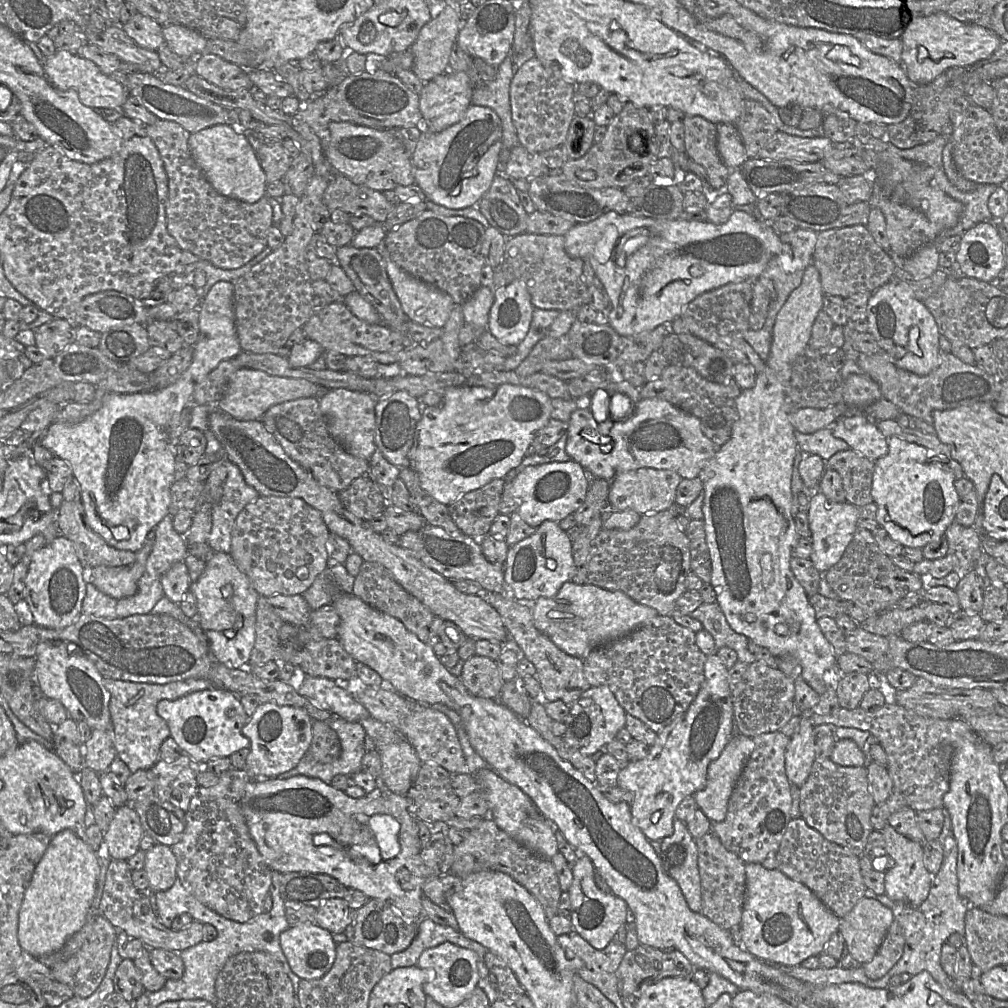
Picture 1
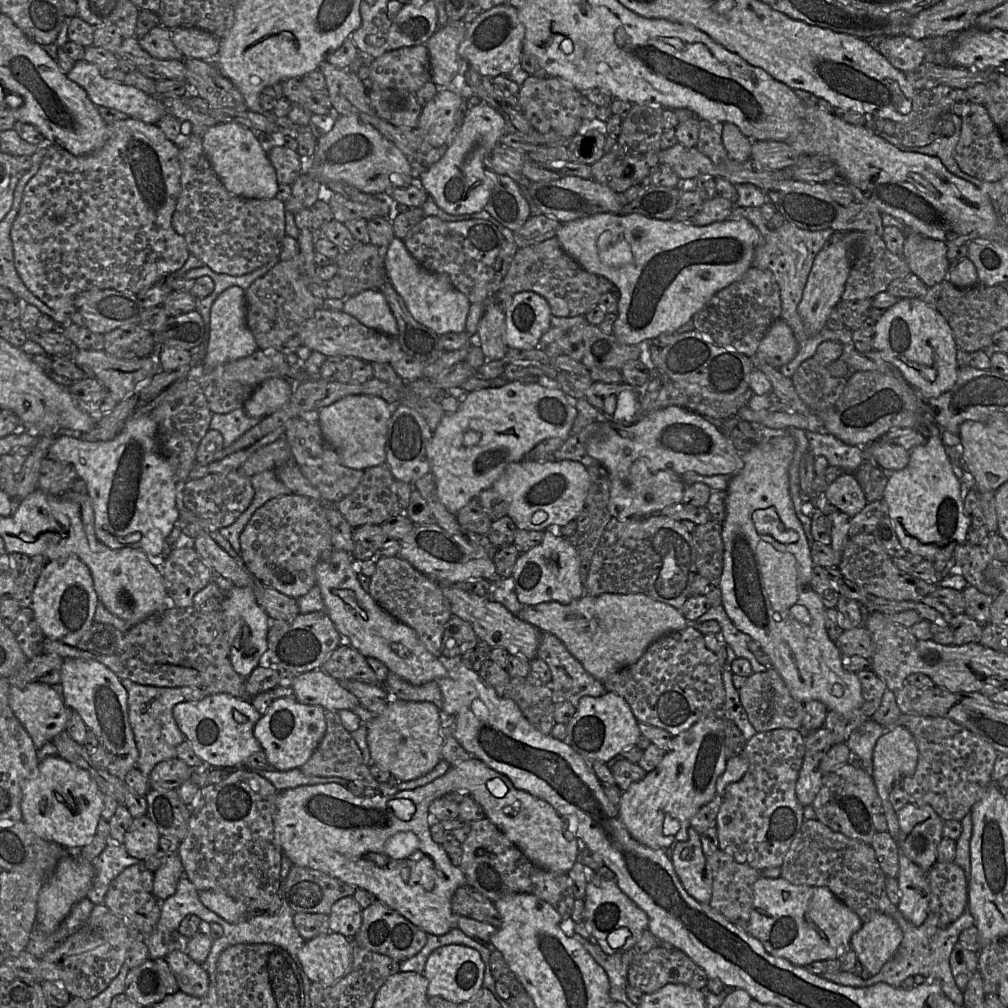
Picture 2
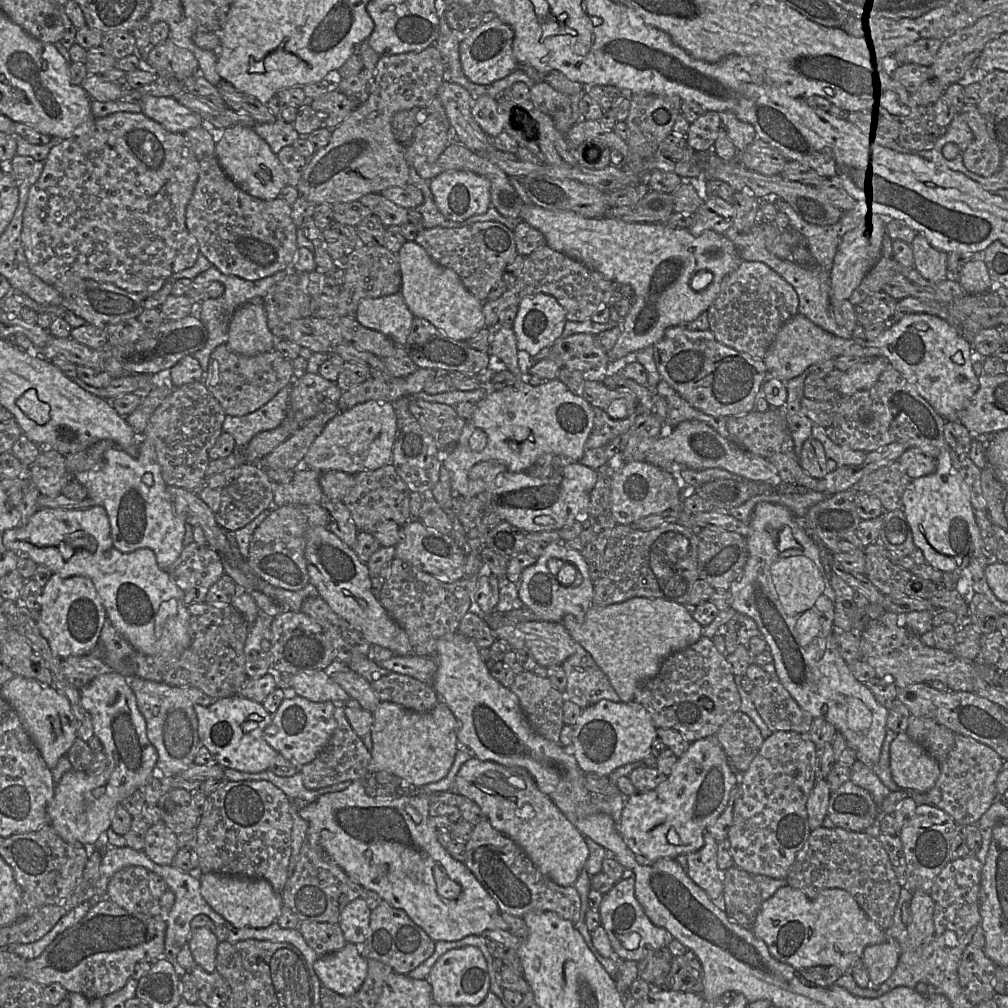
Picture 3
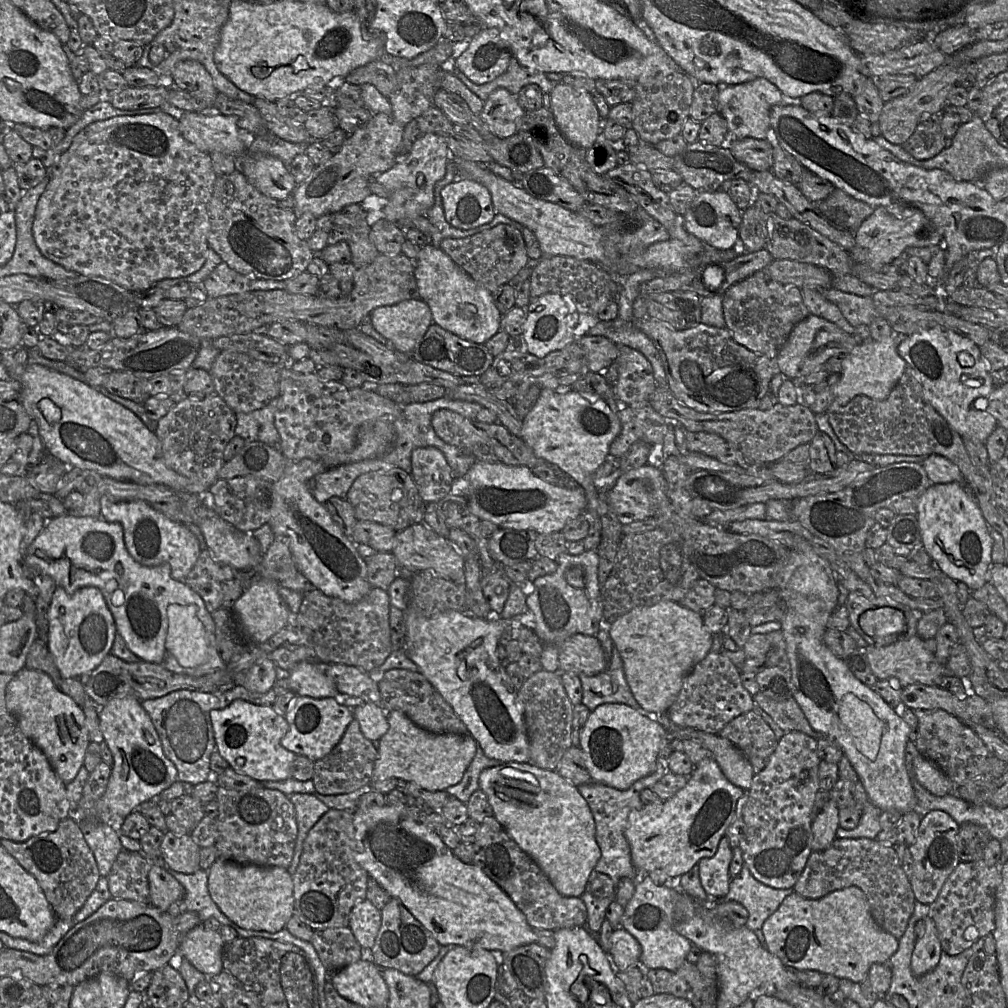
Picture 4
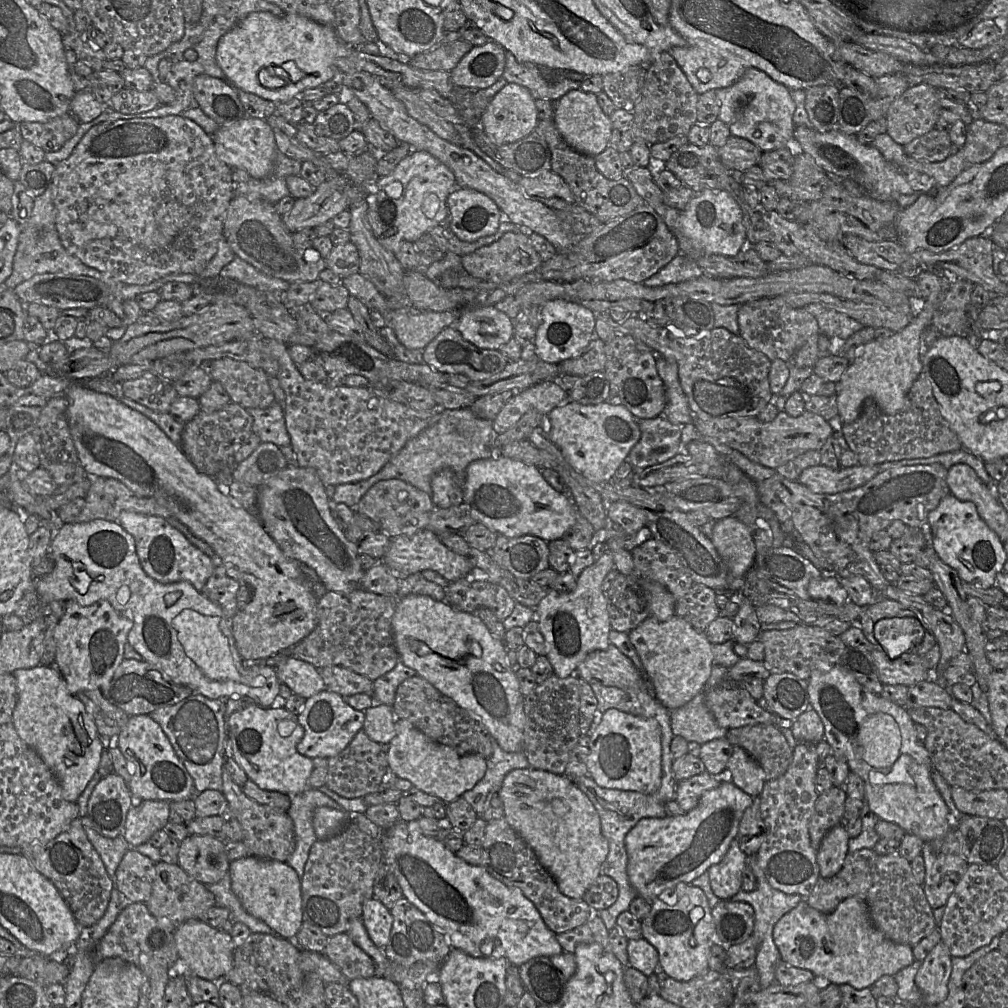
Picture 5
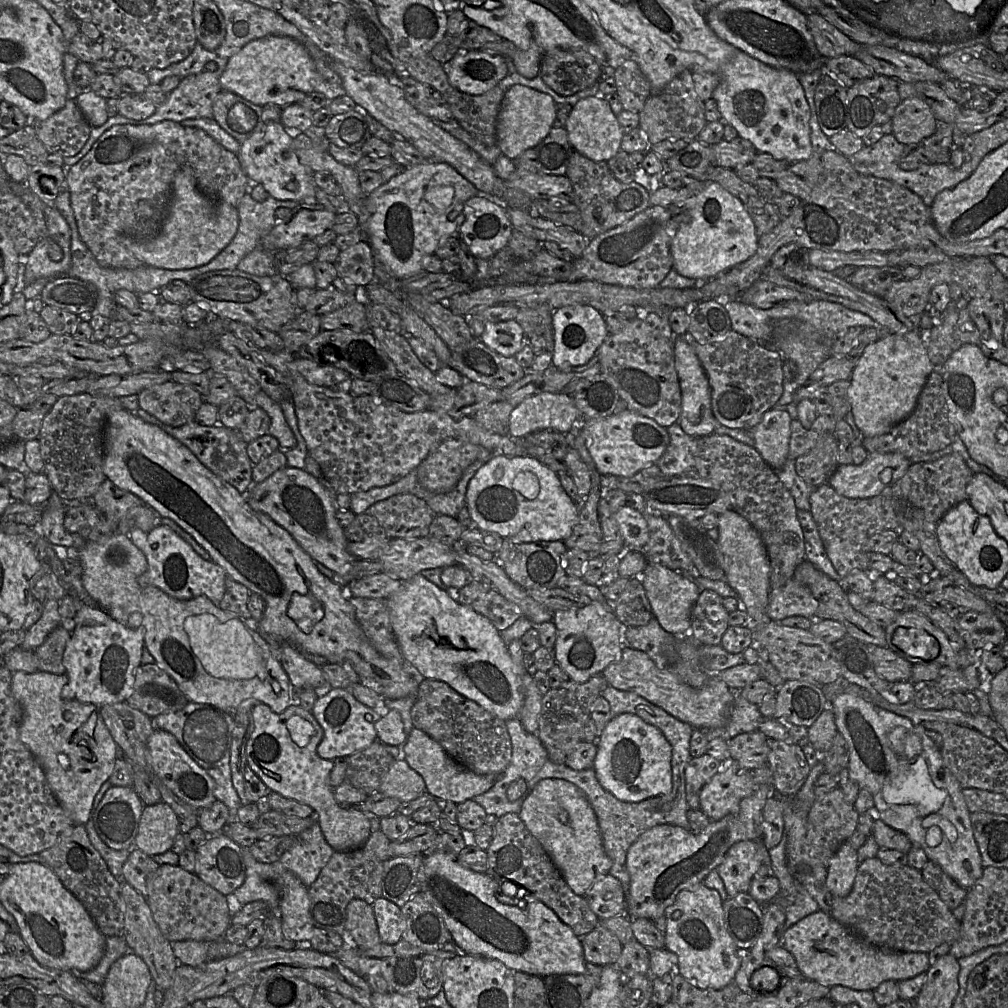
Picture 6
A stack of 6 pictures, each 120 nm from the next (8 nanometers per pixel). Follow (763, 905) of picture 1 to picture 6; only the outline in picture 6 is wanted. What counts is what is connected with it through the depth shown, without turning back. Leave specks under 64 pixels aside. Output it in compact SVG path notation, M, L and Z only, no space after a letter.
M822 910L788 927L782 938L783 947L793 955L805 978L827 987L845 986L873 991L884 981L910 979L930 967L927 953L897 952L872 946Z

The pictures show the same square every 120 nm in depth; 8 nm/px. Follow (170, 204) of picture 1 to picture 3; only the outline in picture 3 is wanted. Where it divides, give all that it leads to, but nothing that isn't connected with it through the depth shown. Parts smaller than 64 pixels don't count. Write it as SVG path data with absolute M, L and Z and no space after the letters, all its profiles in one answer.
M216 158L199 161L199 176L186 207L185 222L188 231L197 240L200 254L225 275L256 281L293 269L291 266L299 246L291 206L281 198L263 200L244 192L225 174Z

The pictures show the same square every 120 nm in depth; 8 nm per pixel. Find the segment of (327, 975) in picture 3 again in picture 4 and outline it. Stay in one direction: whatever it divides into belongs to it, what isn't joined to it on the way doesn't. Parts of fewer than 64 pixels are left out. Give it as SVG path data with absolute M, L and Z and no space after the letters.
M362 958L330 972L329 981L345 999L363 1007L385 1007L389 989L381 970L369 958Z

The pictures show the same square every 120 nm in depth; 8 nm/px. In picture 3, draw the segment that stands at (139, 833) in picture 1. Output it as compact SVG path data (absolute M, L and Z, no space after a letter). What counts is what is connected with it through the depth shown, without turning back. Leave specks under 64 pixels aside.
M164 823L148 828L143 852L156 864L171 865L178 850L177 835Z

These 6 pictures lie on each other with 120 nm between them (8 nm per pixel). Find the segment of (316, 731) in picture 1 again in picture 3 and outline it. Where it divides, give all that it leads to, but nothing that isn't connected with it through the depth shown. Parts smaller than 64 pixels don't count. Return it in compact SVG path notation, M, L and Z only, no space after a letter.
M336 705L334 717L337 725L328 745L311 763L301 767L307 789L317 790L345 781L363 780L368 772L372 754L351 727L344 713L344 705Z

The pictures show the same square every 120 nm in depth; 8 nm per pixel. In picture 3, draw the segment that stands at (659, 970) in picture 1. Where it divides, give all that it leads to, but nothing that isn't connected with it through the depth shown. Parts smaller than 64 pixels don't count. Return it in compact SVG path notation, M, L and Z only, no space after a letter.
M692 951L672 958L669 974L661 989L703 994L704 969Z

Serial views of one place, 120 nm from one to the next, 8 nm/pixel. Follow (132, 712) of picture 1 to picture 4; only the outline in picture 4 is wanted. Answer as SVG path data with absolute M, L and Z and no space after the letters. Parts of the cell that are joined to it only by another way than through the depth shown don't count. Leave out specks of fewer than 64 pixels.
M176 690L165 696L141 701L160 738L166 757L175 765L178 780L195 786L212 779L210 756L216 750L210 711L227 704L219 698L221 692Z

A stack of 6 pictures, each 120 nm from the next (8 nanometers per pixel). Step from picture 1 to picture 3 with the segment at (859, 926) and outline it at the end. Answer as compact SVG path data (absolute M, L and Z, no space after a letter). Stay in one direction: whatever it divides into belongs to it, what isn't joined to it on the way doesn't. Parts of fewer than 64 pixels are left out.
M887 938L880 944L865 947L861 960L868 972L869 980L875 986L885 982L894 972L900 955L901 947L894 939Z

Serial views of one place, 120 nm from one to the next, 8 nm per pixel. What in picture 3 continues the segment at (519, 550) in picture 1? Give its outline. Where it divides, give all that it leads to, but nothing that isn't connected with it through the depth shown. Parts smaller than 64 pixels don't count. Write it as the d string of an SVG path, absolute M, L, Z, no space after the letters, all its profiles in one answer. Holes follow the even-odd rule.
M563 542L551 543L536 562L525 568L518 582L519 598L524 606L529 608L537 617L535 621L561 623L567 614L583 619L587 611L593 606L594 586L590 578L588 564L581 552L566 548ZM566 563L574 565L581 574L582 583L578 586L564 586L560 584L556 575Z

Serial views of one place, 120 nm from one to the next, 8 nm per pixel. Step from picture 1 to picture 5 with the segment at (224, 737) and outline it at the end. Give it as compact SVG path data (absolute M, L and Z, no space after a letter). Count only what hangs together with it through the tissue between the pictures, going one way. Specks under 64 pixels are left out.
M252 704L227 716L226 730L233 759L243 768L248 778L260 788L290 797L310 789L309 777L313 770L313 760L297 751L297 745L304 736L304 729L297 715L276 704L268 708Z

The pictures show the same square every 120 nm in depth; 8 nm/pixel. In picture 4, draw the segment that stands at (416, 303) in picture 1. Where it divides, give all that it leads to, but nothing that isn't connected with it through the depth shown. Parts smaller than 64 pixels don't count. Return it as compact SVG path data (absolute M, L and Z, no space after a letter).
M432 244L422 246L414 262L419 299L429 306L435 324L476 344L485 344L502 329L503 315L496 308L492 293L477 283L443 250Z

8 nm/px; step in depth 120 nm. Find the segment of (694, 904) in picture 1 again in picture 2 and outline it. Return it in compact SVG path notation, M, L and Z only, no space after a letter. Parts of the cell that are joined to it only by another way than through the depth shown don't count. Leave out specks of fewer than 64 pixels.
M689 827L686 841L677 842L672 846L670 859L687 893L699 903L709 904L711 886L707 884L706 856L700 834L694 828Z

